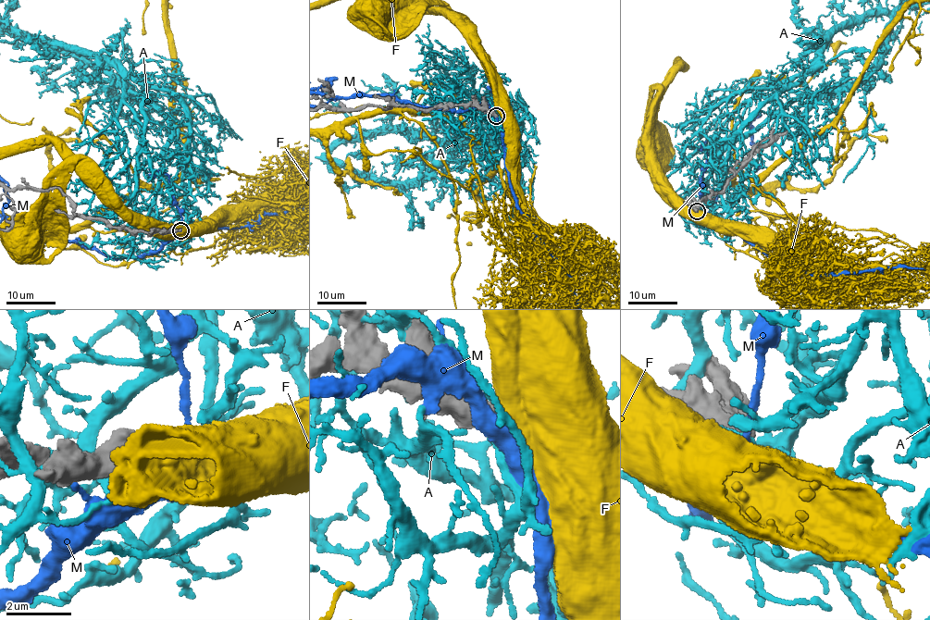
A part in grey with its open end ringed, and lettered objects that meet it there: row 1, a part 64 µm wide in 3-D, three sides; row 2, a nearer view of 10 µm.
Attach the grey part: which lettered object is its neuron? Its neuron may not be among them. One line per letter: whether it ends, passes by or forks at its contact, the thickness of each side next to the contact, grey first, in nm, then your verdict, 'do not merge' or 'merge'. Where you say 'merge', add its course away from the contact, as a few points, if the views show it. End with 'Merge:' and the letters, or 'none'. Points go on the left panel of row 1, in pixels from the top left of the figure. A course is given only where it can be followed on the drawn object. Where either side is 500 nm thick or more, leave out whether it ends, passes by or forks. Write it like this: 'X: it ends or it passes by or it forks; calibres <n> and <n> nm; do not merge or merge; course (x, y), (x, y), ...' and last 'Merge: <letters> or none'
A: calibres 750 and 320 nm; do not merge
F: calibres 500 and 1000 nm; do not merge
M: calibres 550 and 420 nm; do not merge
Merge: none

